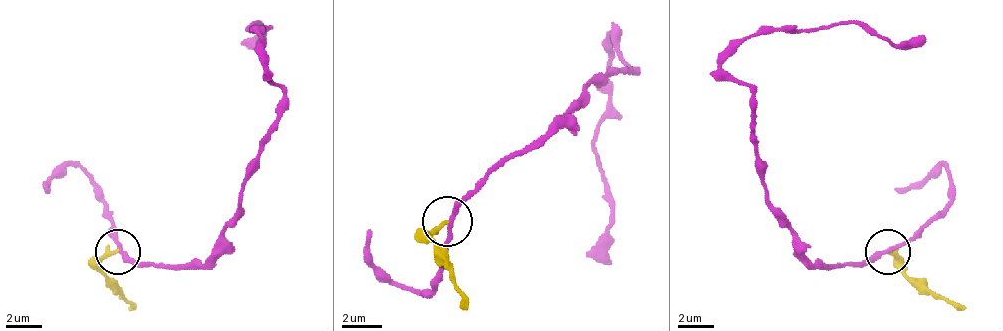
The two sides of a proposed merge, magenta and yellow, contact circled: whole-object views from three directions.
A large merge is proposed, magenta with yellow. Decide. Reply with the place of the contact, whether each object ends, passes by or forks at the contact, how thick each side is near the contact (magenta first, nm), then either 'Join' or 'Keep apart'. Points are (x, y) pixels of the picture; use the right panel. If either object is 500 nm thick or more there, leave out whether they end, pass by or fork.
Place: (887, 251). At the ring magenta passes by. At the ring yellow ends. Thickness 240 nm (magenta) against 240 nm. Keep apart

